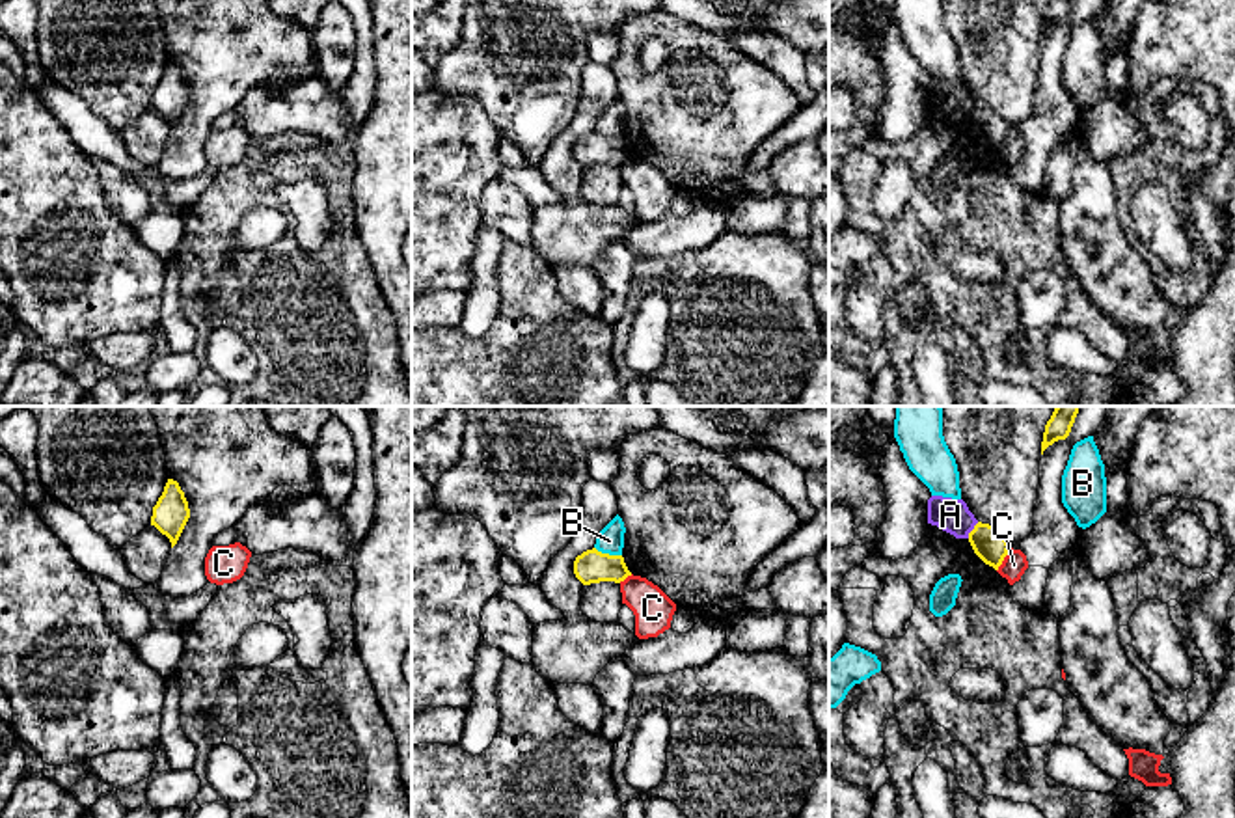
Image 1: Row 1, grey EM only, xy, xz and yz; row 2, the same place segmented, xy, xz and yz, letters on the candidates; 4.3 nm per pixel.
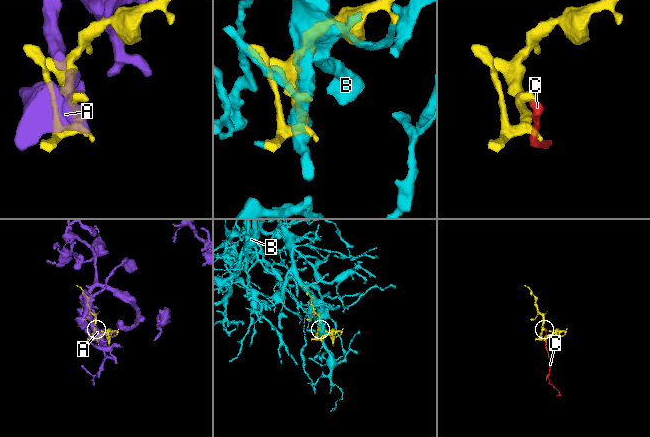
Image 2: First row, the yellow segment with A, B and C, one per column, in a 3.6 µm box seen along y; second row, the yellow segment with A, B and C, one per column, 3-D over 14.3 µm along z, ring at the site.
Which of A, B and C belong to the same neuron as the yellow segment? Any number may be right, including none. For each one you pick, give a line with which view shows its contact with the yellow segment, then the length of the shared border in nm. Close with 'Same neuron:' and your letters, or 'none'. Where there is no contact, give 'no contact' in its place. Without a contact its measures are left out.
Same neuron: none

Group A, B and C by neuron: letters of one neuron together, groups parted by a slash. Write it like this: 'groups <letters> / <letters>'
groups A / B / C

